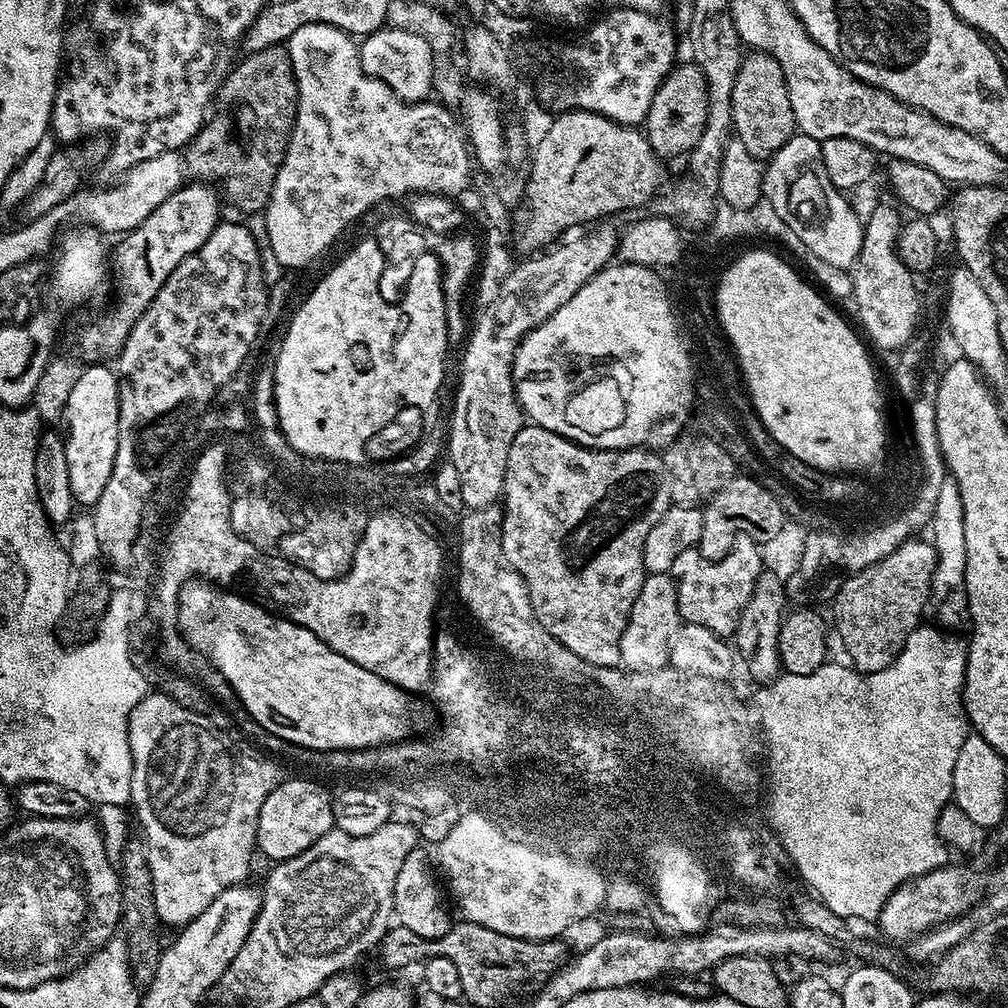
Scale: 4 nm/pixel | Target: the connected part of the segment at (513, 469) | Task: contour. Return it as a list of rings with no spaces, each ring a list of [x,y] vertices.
[[[525,423],[518,430],[514,442],[510,442],[510,454],[506,458],[506,474],[504,475],[504,494],[502,497],[502,509],[504,521],[502,522],[502,550],[503,559],[508,566],[517,571],[525,580],[529,588],[530,602],[533,603],[534,614],[538,622],[542,624],[562,644],[563,647],[593,668],[616,668],[620,664],[620,639],[622,630],[626,630],[626,622],[634,602],[644,585],[644,547],[647,535],[666,514],[666,510],[672,507],[672,479],[668,473],[668,466],[663,455],[649,450],[647,447],[622,448],[619,450],[601,450],[598,448],[583,448],[573,440],[568,440],[558,433],[552,432],[543,423]]]

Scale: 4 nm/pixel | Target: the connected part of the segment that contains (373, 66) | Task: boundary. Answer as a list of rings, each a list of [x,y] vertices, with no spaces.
[[[385,26],[363,37],[358,47],[364,73],[386,82],[386,86],[390,86],[394,94],[398,94],[398,98],[408,104],[419,104],[421,100],[433,95],[434,83],[438,78],[437,57],[426,37],[405,28]]]

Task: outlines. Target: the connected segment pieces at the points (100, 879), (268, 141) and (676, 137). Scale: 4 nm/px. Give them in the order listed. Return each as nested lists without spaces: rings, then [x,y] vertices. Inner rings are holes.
[[[87,816],[74,819],[29,817],[22,820],[24,821],[20,824],[18,822],[10,826],[11,835],[8,835],[8,840],[32,840],[32,836],[52,836],[52,840],[60,840],[60,844],[64,844],[64,848],[68,848],[68,853],[77,855],[82,860],[84,871],[88,874],[87,884],[95,909],[100,913],[110,913],[111,917],[117,920],[123,917],[120,892],[121,877],[115,863],[107,856],[102,832],[95,817]]]
[[[279,44],[243,58],[220,89],[215,89],[214,111],[183,149],[182,163],[193,181],[215,186],[238,211],[260,214],[268,204],[288,139],[296,127],[296,75],[287,47]]]
[[[694,62],[677,63],[668,77],[658,86],[650,102],[646,121],[646,135],[656,155],[661,158],[691,153],[706,130],[708,118],[708,83],[702,70]]]

